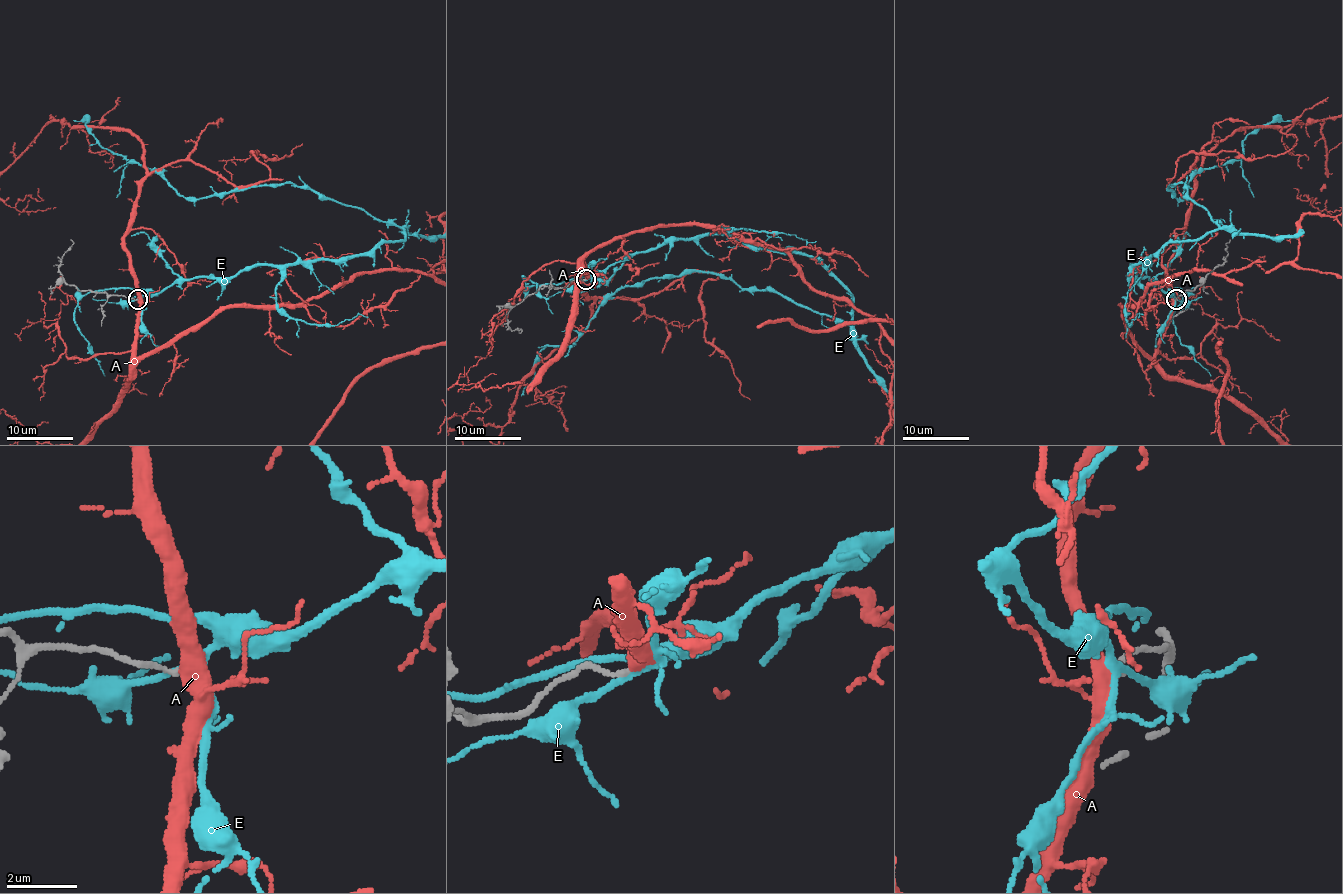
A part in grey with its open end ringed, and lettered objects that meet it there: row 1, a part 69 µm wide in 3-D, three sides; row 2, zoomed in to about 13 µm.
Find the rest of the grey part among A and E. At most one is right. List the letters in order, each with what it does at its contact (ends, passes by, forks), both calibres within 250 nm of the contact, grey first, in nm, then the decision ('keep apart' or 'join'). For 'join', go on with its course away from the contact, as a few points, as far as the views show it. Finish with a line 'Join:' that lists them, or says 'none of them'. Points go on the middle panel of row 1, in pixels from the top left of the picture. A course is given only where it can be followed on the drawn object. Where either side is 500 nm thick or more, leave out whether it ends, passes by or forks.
A: it passes by; calibres 130 and 440 nm; keep apart
E: it forks; calibres 140 and 190 nm; keep apart
Join: none of them

